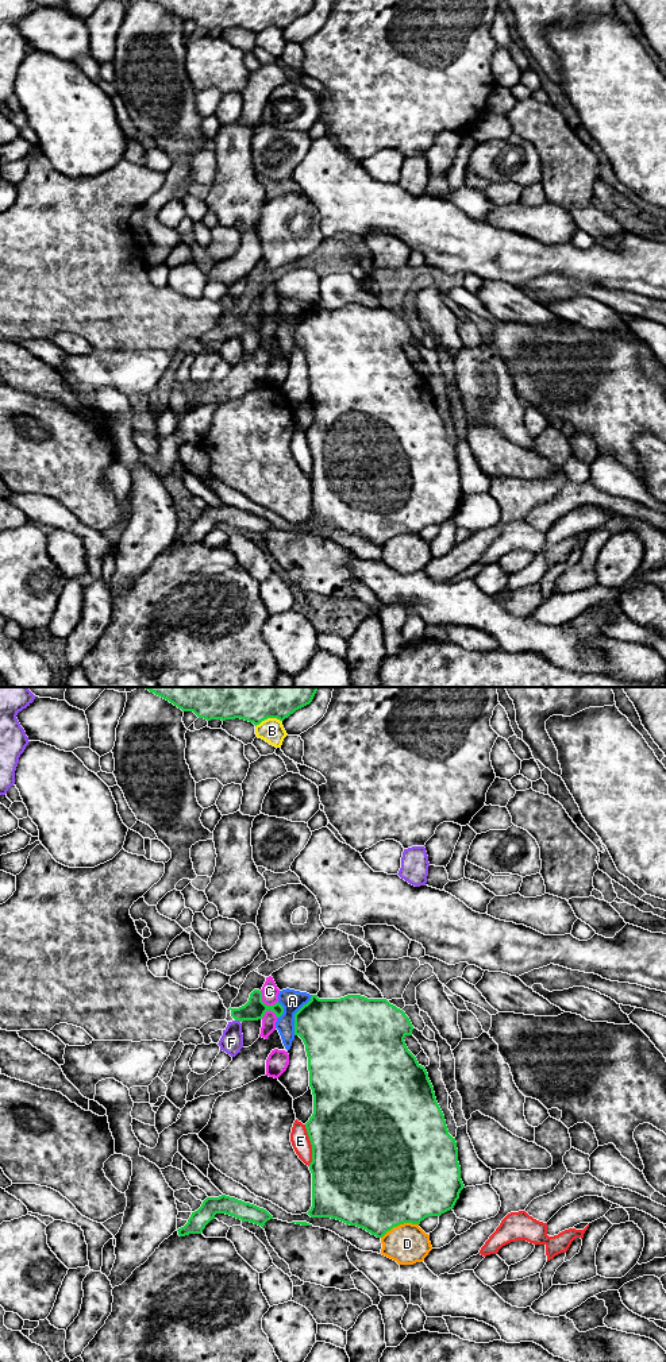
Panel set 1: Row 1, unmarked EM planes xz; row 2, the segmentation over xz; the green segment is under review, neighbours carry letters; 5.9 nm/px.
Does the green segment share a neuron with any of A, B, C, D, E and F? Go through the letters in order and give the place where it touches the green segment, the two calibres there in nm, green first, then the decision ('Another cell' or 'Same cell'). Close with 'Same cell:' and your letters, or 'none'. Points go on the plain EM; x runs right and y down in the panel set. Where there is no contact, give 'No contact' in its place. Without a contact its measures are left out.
A: Touches green at xz (295, 324). Thickness 380 nm (green) against 130 nm. Another cell
B: Touches green at xz (268, 26). Thickness 190 nm (green) against 140 nm. Another cell
C: Touches green at xz (264, 312). Thickness 120 nm (green) against 100 nm. Another cell
D: Touches green at xz (399, 533). Thickness 500 nm (green) against 240 nm. Another cell
E: Touches green at xz (311, 452). Thickness 500 nm (green) against 110 nm. Another cell
F: Touches green at xz (238, 328). Thickness 120 nm (green) against 140 nm. Another cell
Same cell: none

